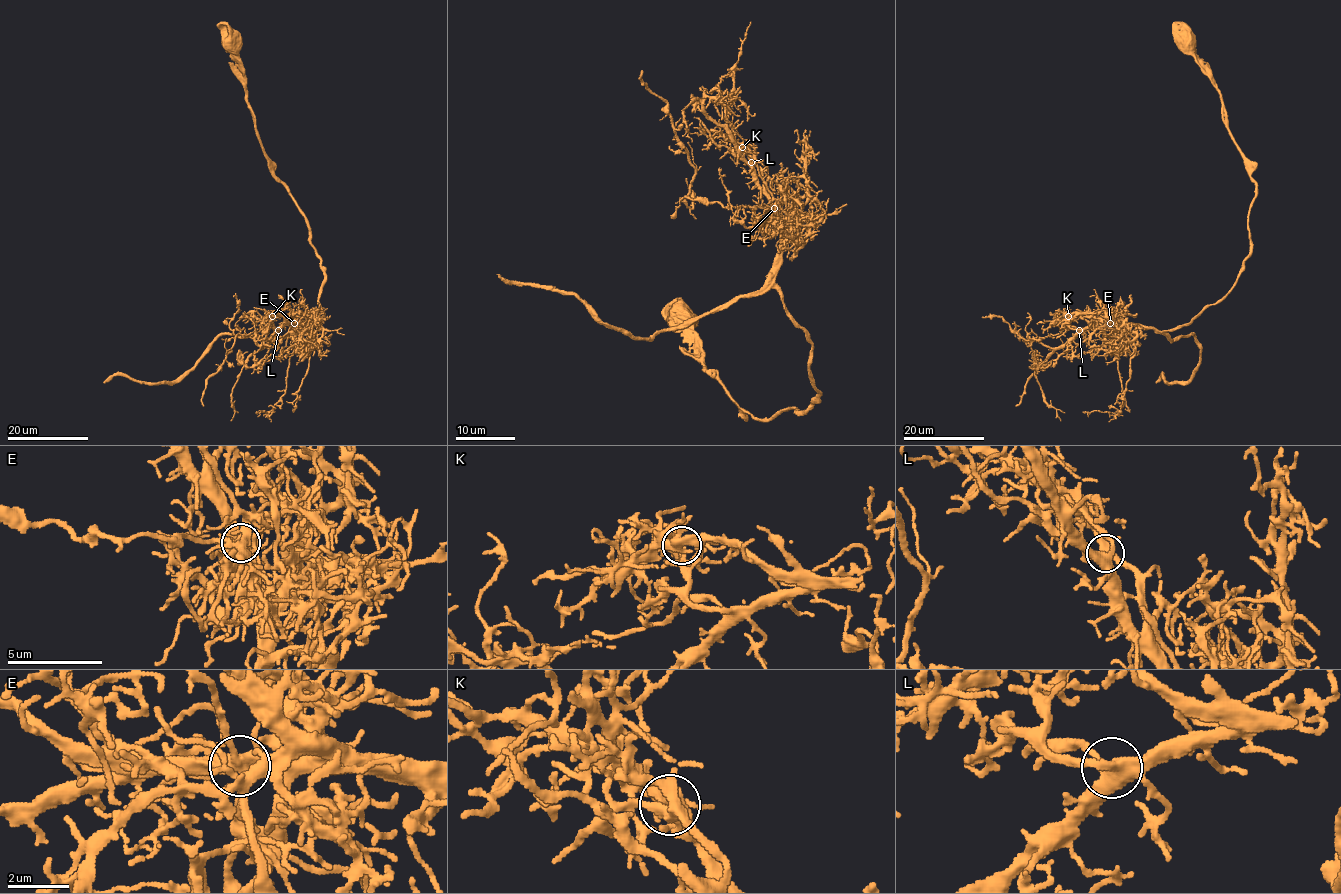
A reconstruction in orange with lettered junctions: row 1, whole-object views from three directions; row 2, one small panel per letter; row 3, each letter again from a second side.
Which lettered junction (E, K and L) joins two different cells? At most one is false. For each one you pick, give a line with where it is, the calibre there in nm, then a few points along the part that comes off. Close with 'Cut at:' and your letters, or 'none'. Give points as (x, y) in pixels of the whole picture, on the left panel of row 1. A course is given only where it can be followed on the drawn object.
E: place (294, 323); calibre 460 nm; course (294, 324), (270, 347), (257, 334), (237, 337), (236, 328), (233, 346), (207, 380), (203, 406)
Cut at: E

